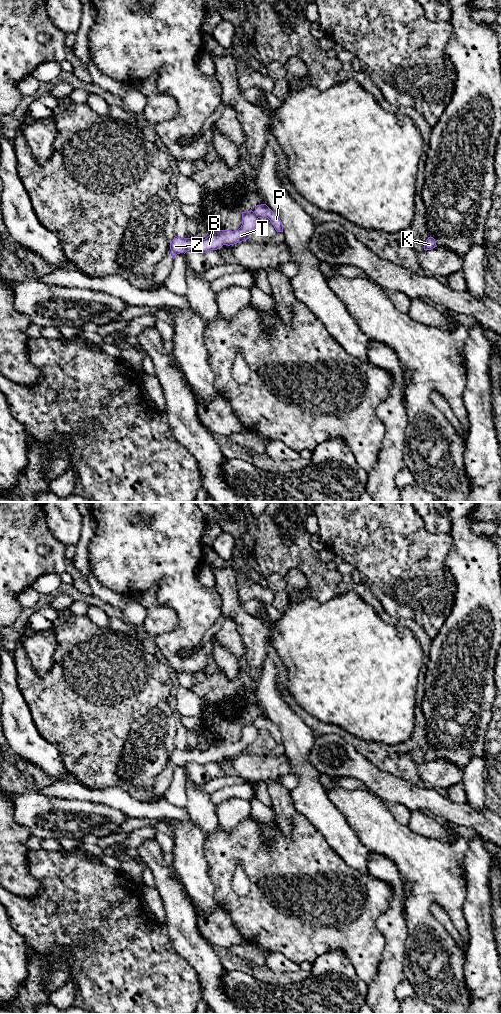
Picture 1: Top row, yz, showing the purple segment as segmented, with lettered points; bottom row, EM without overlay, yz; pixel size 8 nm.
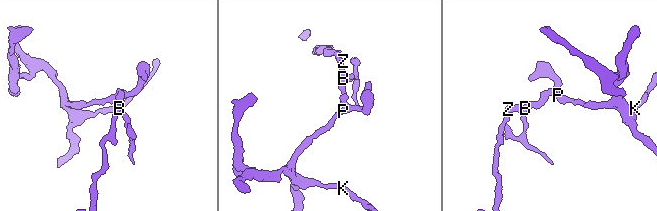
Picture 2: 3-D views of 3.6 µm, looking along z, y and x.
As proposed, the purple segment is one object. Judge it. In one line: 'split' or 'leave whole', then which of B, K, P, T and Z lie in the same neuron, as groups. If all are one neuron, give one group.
split | B T Z / K P

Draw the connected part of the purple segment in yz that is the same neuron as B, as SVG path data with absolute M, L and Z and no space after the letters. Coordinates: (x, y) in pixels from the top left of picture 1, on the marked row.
M250 210L242 212L242 225L238 230L215 229L207 238L200 239L197 236L191 238L180 238L175 236L170 243L172 258L177 254L195 250L205 253L210 250L217 250L223 245L234 245L249 239L250 233L258 224L258 217Z

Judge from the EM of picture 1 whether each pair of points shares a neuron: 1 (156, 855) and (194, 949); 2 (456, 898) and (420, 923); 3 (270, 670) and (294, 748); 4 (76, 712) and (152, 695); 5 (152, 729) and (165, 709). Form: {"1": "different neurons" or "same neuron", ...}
{"1": "same neuron", "2": "same neuron", "3": "same neuron", "4": "same neuron", "5": "same neuron"}

